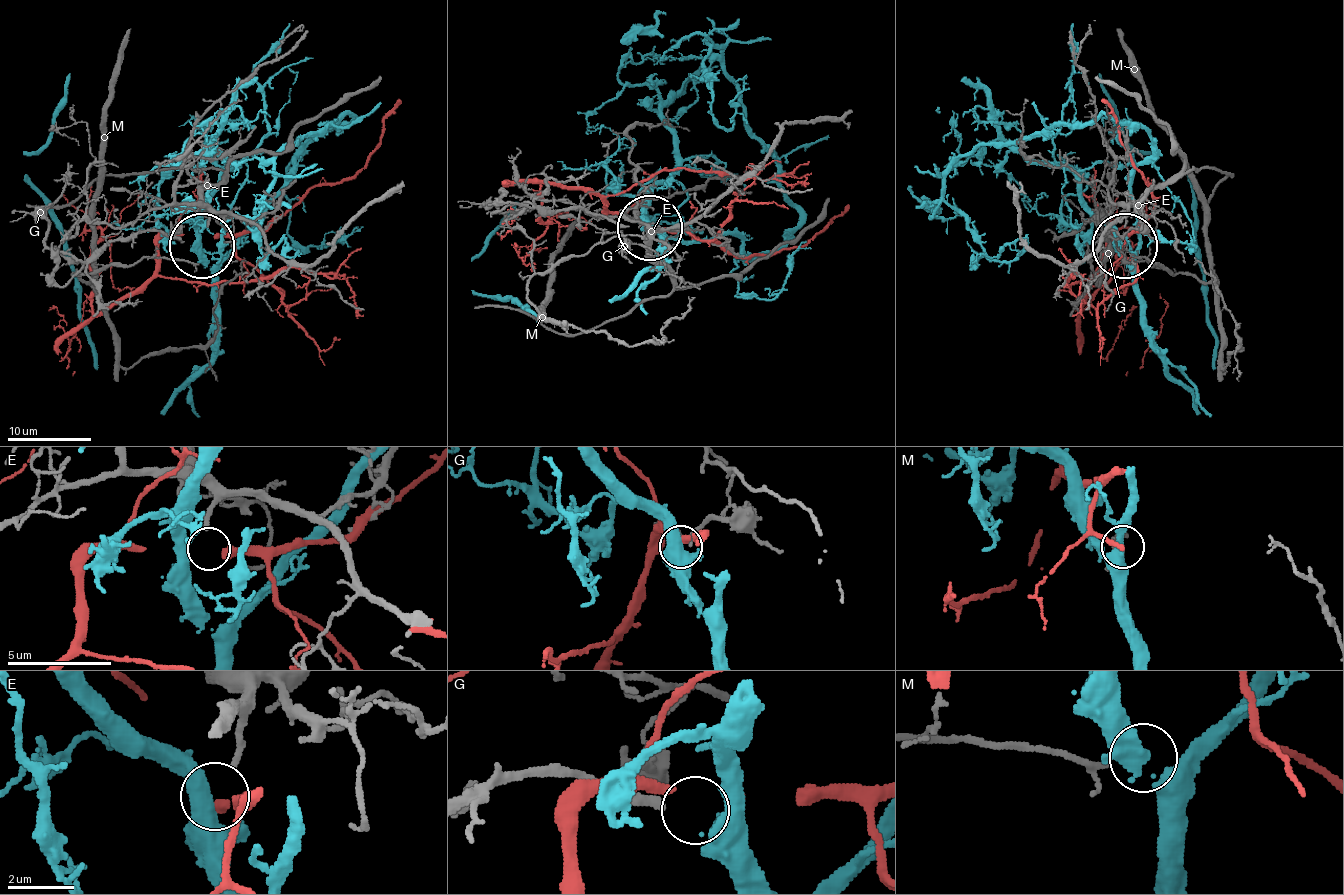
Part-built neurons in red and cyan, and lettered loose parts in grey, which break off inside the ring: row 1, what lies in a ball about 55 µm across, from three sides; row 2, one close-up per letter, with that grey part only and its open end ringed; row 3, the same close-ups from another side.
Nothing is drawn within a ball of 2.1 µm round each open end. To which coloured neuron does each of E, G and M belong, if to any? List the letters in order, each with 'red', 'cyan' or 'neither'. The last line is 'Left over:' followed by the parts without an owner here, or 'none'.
E: neither
G: cyan
M: neither
Left over: E, M

